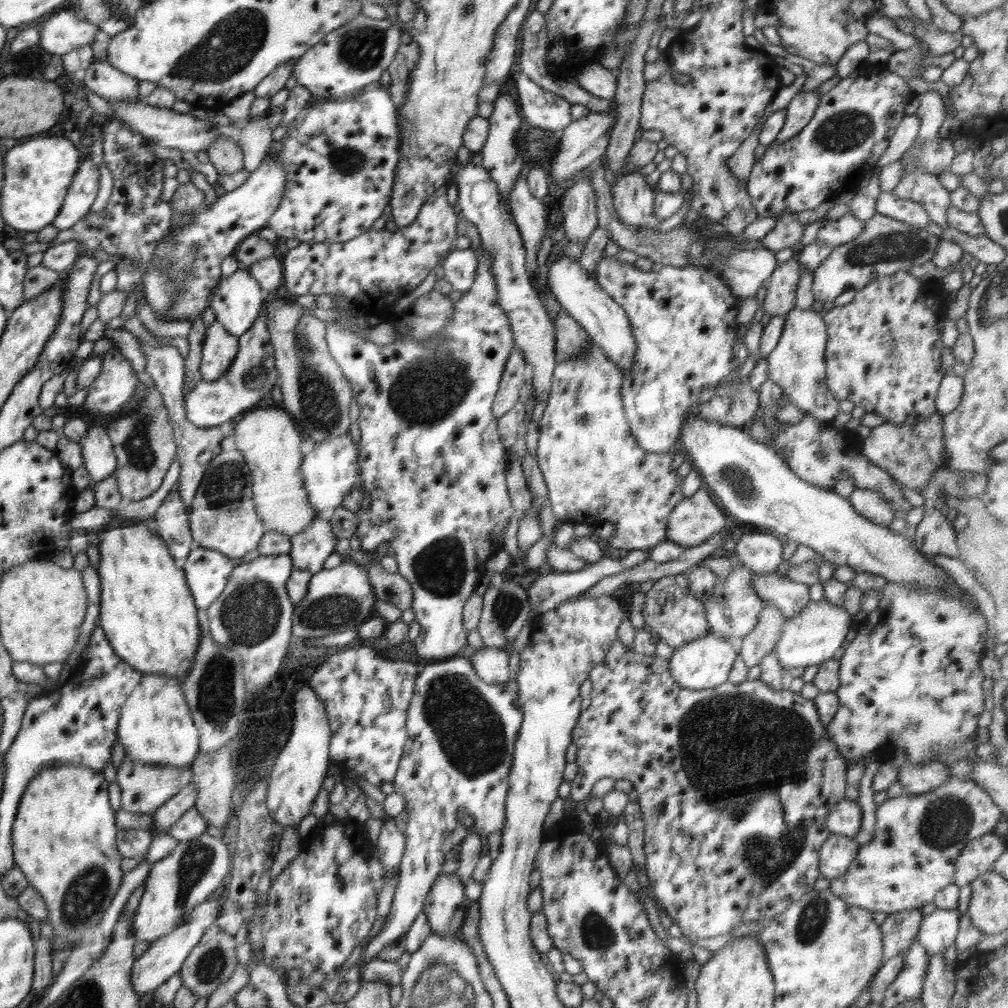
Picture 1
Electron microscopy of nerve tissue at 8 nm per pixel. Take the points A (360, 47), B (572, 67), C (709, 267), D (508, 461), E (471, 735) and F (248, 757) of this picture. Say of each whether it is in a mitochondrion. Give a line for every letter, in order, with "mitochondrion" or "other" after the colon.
A: mitochondrion
B: other
C: other
D: other
E: mitochondrion
F: mitochondrion

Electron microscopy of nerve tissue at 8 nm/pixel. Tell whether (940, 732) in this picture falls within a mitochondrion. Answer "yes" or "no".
no

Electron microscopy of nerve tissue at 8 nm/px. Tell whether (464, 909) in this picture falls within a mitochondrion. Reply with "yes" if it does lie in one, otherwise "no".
no

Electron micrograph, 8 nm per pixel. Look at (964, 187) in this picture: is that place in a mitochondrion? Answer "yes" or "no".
no

